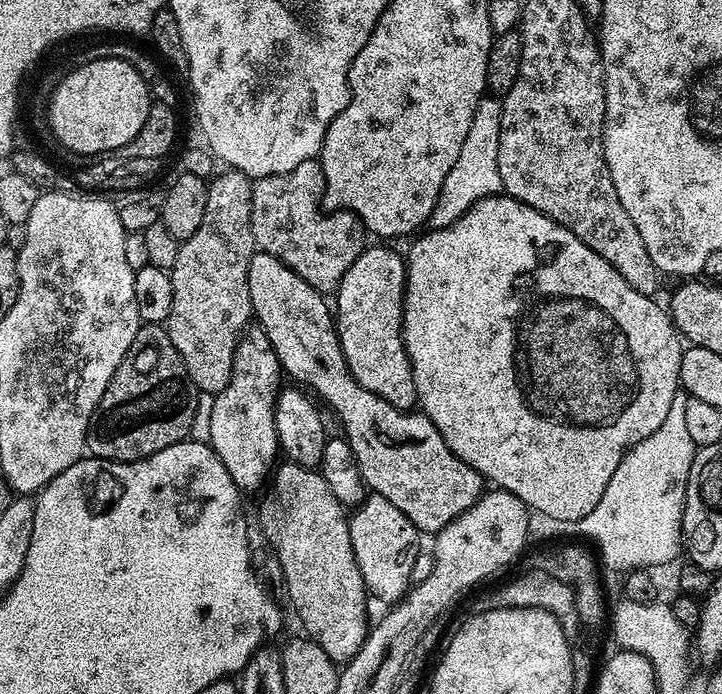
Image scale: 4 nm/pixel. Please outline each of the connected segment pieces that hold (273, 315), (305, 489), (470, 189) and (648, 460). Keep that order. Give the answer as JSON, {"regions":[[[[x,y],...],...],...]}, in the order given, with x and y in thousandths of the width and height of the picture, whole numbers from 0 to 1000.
{"regions":[[[[355,362],[346,372],[346,383],[341,389],[341,406],[346,412],[346,435],[353,465],[374,487],[374,499],[385,516],[395,543],[406,542],[411,555],[420,556],[434,572],[454,581],[454,588],[471,604],[474,627],[482,635],[485,648],[490,648],[490,660],[499,673],[506,699],[519,713],[535,718],[544,729],[551,729],[568,752],[584,769],[602,769],[614,764],[619,755],[629,752],[637,741],[651,735],[657,723],[673,707],[673,693],[663,680],[651,673],[640,660],[634,660],[618,643],[618,631],[607,625],[607,614],[596,608],[596,602],[580,591],[561,591],[540,585],[535,573],[524,573],[524,568],[512,568],[507,556],[496,552],[485,539],[479,516],[474,510],[471,488],[465,480],[465,463],[461,445],[452,434],[450,422],[443,421],[421,401],[413,401],[396,378],[380,372],[380,366]]],[[[403,666],[391,669],[375,682],[374,696],[359,716],[360,761],[382,794],[382,807],[393,823],[393,847],[399,852],[399,865],[404,869],[417,902],[427,909],[422,912],[436,922],[440,931],[446,931],[446,937],[452,937],[454,947],[467,960],[475,960],[490,948],[490,942],[496,942],[512,903],[512,854],[504,846],[501,821],[496,821],[496,810],[490,804],[490,787],[485,781],[482,762],[483,745],[479,742],[478,728],[471,726],[468,718],[463,718],[463,706],[452,700],[452,689],[446,689],[439,676]]],[[[681,135],[672,137],[670,143],[662,147],[657,159],[657,176],[651,176],[651,193],[645,193],[645,205],[640,205],[634,233],[629,233],[623,251],[618,251],[618,262],[612,262],[607,291],[591,321],[594,330],[623,326],[634,320],[640,308],[645,308],[645,303],[655,300],[663,288],[694,281],[695,256],[690,251],[690,205],[695,182],[693,153],[694,146]]],[[[939,568],[934,579],[928,579],[928,597],[922,597],[917,614],[900,625],[900,631],[889,631],[856,666],[856,677],[850,677],[850,689],[839,700],[834,718],[828,718],[828,729],[812,741],[812,746],[796,751],[795,761],[814,778],[821,778],[830,805],[842,804],[842,811],[853,818],[866,818],[868,826],[877,821],[909,821],[913,813],[925,813],[945,795],[945,741],[950,700],[956,689],[956,671],[965,654],[965,643],[956,637],[956,625],[950,615],[950,579],[953,571]]]]}

